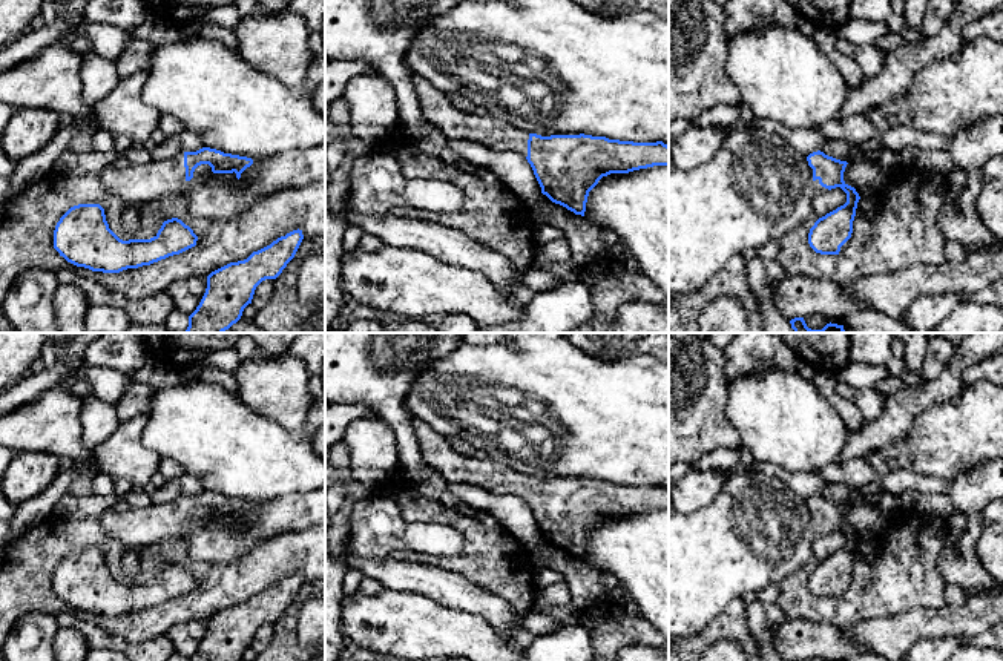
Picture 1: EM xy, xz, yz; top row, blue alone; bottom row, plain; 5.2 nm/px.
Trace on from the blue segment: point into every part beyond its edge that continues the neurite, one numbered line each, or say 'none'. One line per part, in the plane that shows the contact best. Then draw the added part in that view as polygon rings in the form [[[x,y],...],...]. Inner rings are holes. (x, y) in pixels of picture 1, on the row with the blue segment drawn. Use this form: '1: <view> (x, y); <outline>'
1: xy (152, 180); [[[184,152],[166,161],[130,164],[115,158],[101,173],[101,186],[126,201],[159,199],[176,195],[187,184]]]

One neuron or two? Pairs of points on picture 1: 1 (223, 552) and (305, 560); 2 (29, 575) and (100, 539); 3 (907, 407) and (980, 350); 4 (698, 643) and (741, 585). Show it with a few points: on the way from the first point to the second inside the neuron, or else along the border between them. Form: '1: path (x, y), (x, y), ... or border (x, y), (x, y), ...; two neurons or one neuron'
1: border (278, 536), (261, 542), (233, 563), (220, 566); two neurons
2: path (46, 559), (66, 539), (83, 539); one neuron
3: path (925, 394), (931, 393), (962, 362); one neuron
4: border (743, 598), (735, 598), (689, 637); two neurons

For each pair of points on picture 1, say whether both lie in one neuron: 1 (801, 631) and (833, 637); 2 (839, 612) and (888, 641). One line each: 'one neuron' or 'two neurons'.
1: one neuron
2: two neurons

